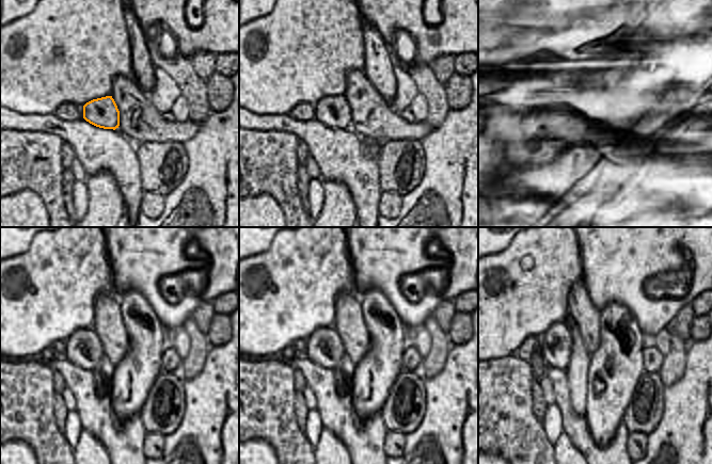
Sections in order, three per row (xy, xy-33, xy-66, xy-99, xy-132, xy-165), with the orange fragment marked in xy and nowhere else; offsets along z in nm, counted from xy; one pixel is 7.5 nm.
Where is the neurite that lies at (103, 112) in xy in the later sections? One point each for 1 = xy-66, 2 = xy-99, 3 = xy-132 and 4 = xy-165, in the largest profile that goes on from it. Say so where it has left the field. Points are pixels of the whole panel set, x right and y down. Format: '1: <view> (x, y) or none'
1: xy-66 (574, 112)
2: xy-99 (85, 349)
3: xy-132 (325, 347)
4: xy-165 (556, 351)

